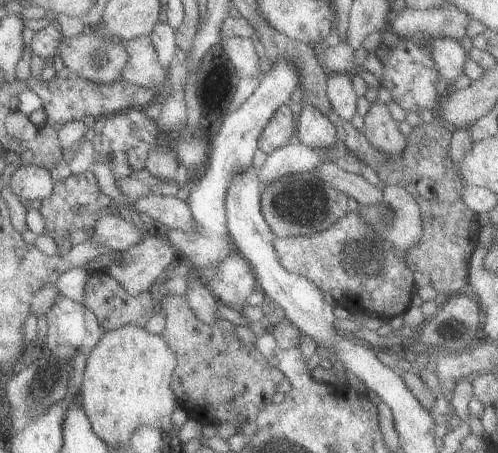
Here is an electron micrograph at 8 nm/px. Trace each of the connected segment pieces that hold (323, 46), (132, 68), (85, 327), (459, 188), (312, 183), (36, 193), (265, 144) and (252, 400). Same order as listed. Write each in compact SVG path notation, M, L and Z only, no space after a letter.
M324 41L313 46L318 62L328 74L351 74L354 75L358 68L354 63L355 52L348 44L338 42L336 46L329 46Z
M147 36L122 42L128 61L122 70L121 80L130 85L160 92L167 78L167 71L160 67L156 52Z
M63 295L57 298L44 318L48 332L42 342L56 357L74 358L80 351L88 355L102 336L96 316L82 303Z
M459 177L448 179L444 182L438 182L435 188L435 198L426 200L415 193L415 200L419 205L422 216L423 234L420 241L405 256L405 264L410 270L426 272L431 277L432 285L437 287L437 292L444 293L446 296L463 294L467 292L467 277L469 276L470 258L479 244L479 220L478 215L470 211L462 202L464 183Z
M312 171L289 175L261 192L261 212L271 232L278 237L312 235L332 226L340 218L359 211L360 204L322 183Z
M21 165L10 178L10 191L20 199L45 200L52 195L55 183L48 170L35 165Z
M290 103L281 105L262 130L258 138L258 149L268 155L274 150L288 145L290 139L295 135L296 128L296 118L292 114Z
M166 294L161 301L162 309L166 315L166 327L162 330L161 338L170 346L177 359L177 366L173 373L171 383L177 403L188 414L188 417L198 421L201 425L209 423L234 422L240 432L252 437L257 430L257 415L262 408L273 403L273 395L277 386L286 380L286 376L274 368L258 350L250 350L240 343L235 336L233 324L220 318L212 323L201 322L191 310L185 296L172 296Z

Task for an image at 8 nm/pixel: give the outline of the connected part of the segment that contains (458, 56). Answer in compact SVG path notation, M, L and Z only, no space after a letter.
M443 37L432 38L430 52L439 77L452 88L454 82L463 74L467 53L461 48L458 41Z

